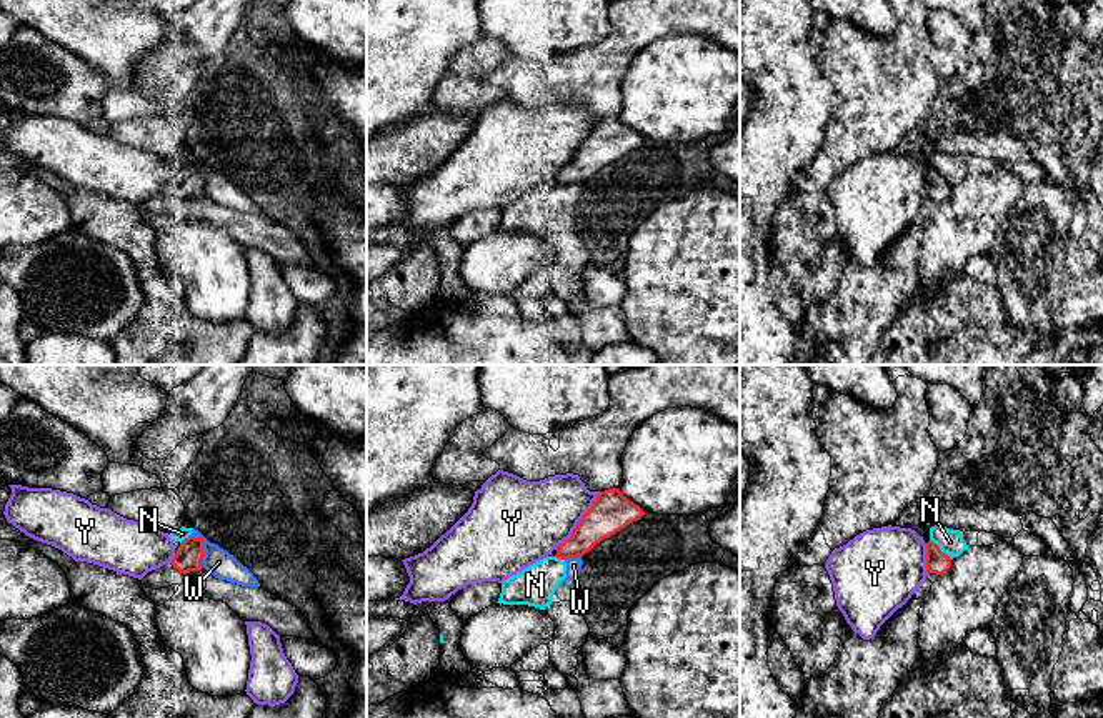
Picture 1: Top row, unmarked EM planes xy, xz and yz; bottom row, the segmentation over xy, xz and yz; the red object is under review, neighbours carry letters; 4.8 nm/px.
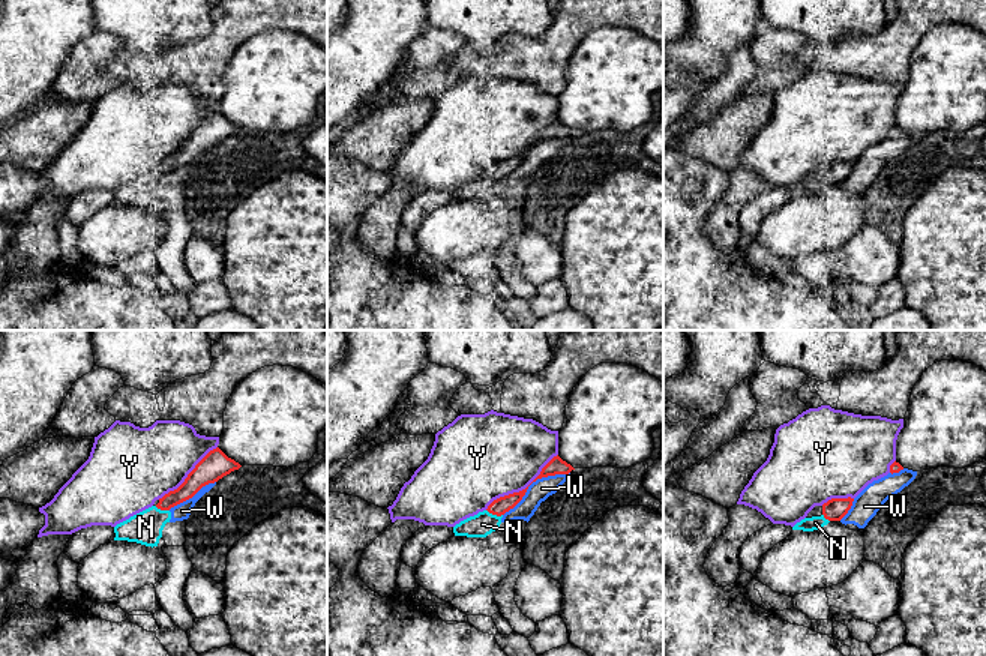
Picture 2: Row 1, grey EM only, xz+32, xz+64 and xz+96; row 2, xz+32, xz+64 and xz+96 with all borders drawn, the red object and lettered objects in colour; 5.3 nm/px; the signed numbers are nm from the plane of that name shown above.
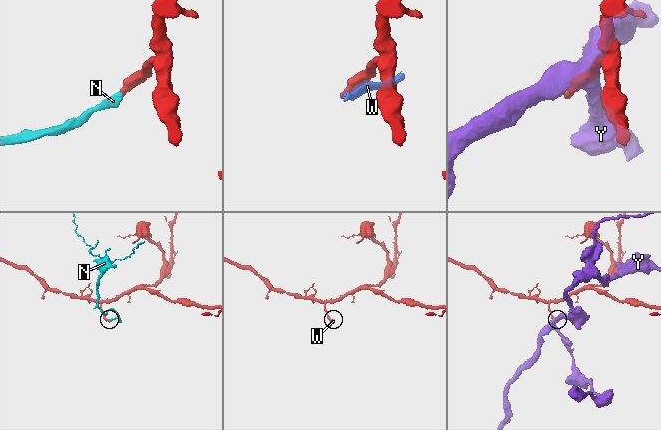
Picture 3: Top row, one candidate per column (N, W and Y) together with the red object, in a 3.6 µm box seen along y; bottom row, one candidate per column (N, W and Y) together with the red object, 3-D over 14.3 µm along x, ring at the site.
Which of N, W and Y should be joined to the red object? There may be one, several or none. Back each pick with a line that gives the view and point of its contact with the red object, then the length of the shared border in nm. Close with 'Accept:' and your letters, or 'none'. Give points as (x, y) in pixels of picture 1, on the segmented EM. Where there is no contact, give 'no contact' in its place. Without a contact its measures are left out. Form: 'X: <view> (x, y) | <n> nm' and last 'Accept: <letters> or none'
Accept: none

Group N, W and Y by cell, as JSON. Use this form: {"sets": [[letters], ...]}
{"sets": [["N", "W"], ["Y"]]}

